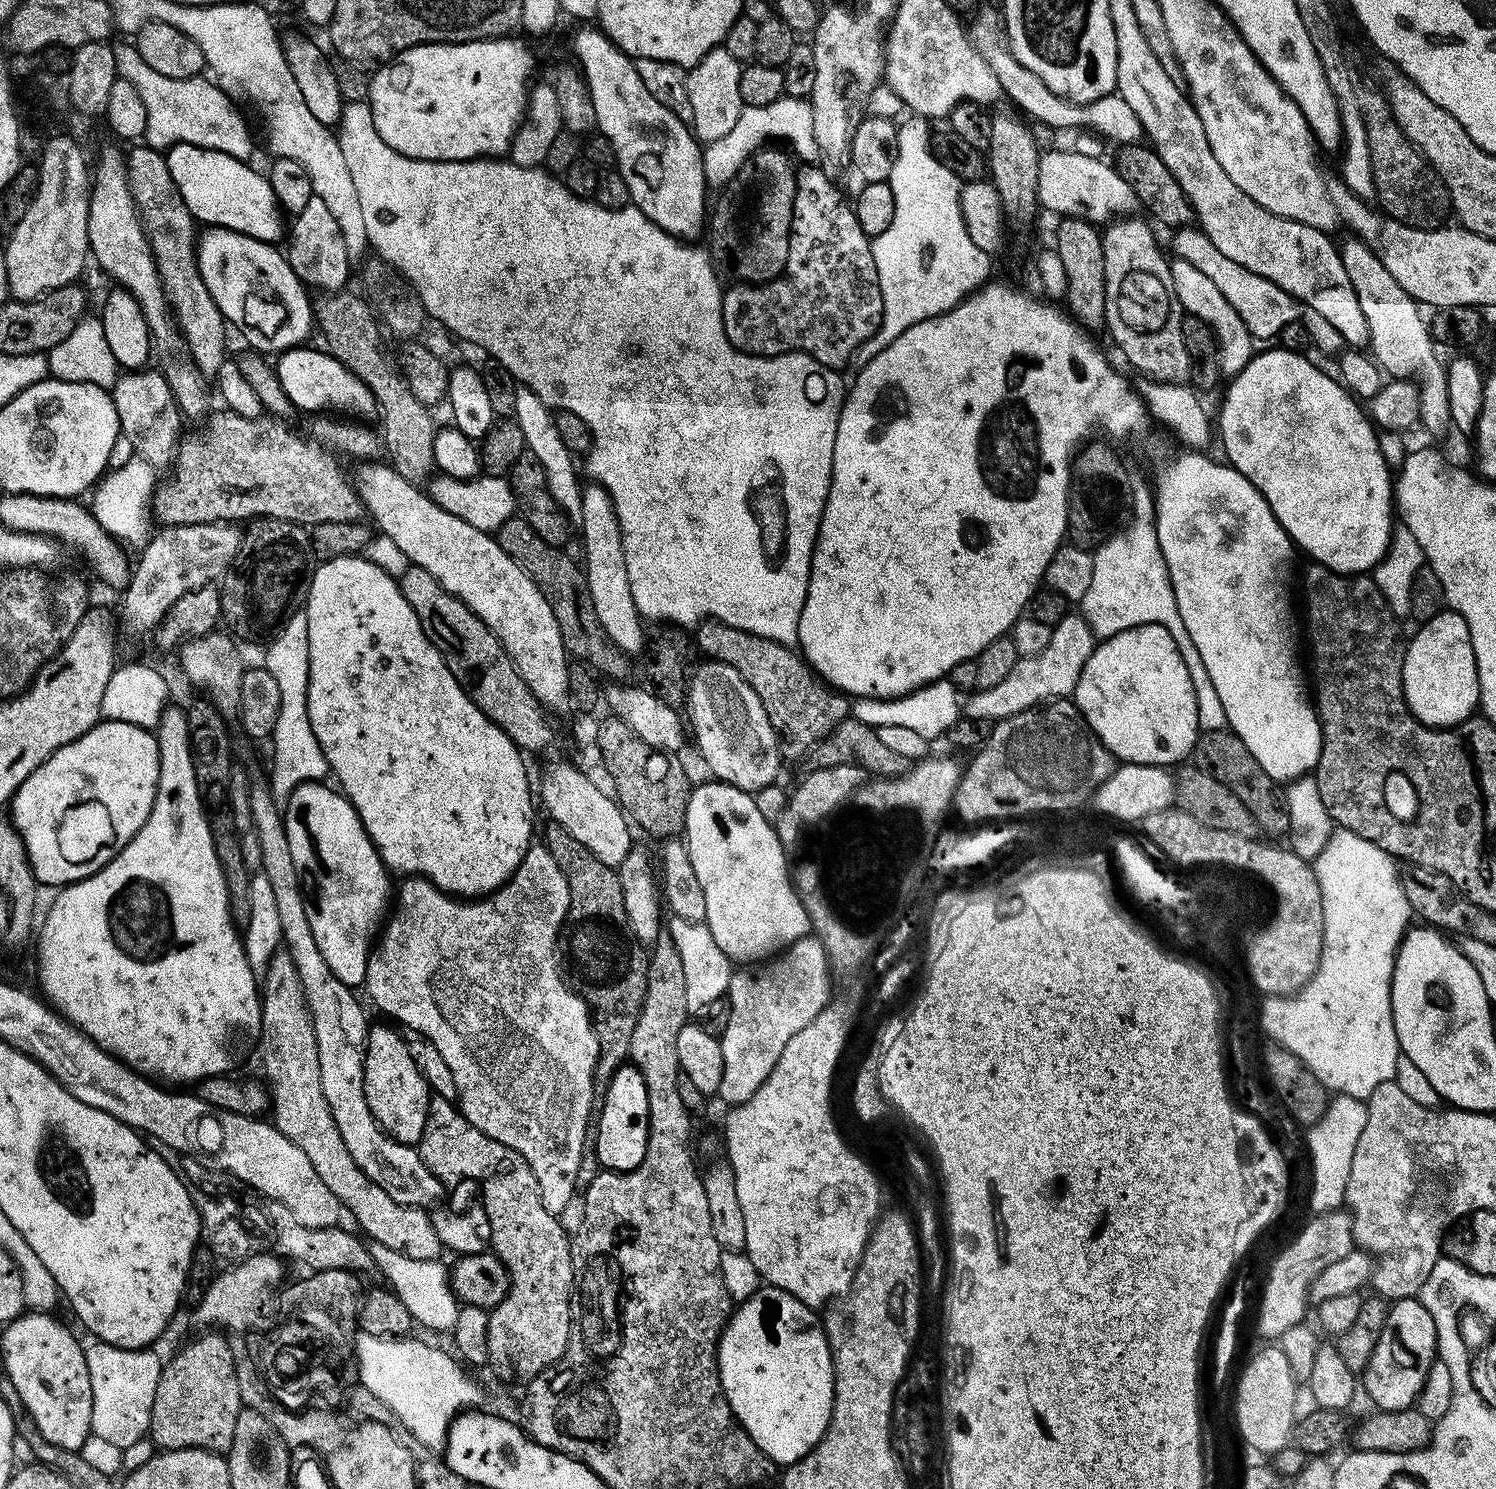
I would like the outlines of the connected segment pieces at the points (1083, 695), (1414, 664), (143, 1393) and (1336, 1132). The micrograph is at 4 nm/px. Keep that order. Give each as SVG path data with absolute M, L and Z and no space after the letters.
M1143 624L1142 626L1134 626L1130 630L1122 630L1118 634L1101 639L1099 643L1097 643L1096 647L1092 649L1090 658L1084 664L1082 674L1078 678L1078 682L1076 683L1076 691L1074 693L1074 703L1076 707L1080 709L1081 714L1084 716L1085 724L1089 724L1092 727L1093 734L1095 734L1095 736L1098 737L1098 739L1101 740L1101 742L1103 742L1105 746L1110 749L1110 751L1112 751L1113 757L1115 757L1115 759L1120 762L1127 762L1130 764L1158 764L1161 766L1173 766L1172 764L1176 763L1176 765L1179 765L1181 762L1184 762L1179 762L1179 760L1186 759L1188 755L1189 759L1189 757L1193 755L1194 749L1198 744L1198 737L1202 731L1200 723L1198 722L1198 702L1196 701L1196 695L1194 694L1194 686L1190 682L1190 670L1186 670L1186 662L1182 662L1182 654L1178 650L1178 646L1174 642L1174 638L1170 634L1170 630L1166 630L1166 626L1158 626L1157 624Z
M1445 610L1417 628L1416 637L1409 639L1404 649L1402 682L1408 709L1426 726L1452 728L1469 719L1480 702L1478 670L1466 618Z
M93 1341L85 1347L87 1370L90 1373L91 1426L93 1437L121 1450L134 1444L148 1432L153 1400L163 1361L153 1349L116 1347L104 1341Z
M1339 1100L1332 1111L1324 1119L1324 1124L1312 1132L1312 1149L1316 1160L1316 1190L1310 1194L1312 1212L1337 1211L1344 1204L1346 1182L1350 1178L1350 1162L1354 1162L1354 1146L1358 1146L1358 1138L1362 1138L1362 1130L1366 1127L1368 1106L1360 1107L1355 1100Z

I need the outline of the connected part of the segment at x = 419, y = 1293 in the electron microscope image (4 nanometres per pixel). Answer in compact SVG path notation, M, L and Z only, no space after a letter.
M368 1244L368 1253L372 1255L372 1263L385 1276L387 1287L410 1310L413 1321L424 1328L433 1328L436 1332L447 1333L456 1321L458 1301L452 1292L450 1272L443 1268L440 1260L415 1260L406 1258L406 1254L398 1254L398 1250L390 1250L390 1246Z

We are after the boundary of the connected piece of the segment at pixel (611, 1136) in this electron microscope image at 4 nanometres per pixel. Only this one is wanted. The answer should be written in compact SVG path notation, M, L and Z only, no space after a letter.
M625 1062L621 1064L620 1068L612 1075L608 1087L603 1089L602 1096L604 1096L604 1101L599 1101L598 1104L598 1114L600 1110L600 1117L595 1117L594 1120L594 1140L596 1136L596 1141L594 1141L594 1147L596 1149L596 1162L601 1169L610 1172L629 1172L634 1170L642 1162L642 1158L646 1158L646 1146L648 1145L648 1099L646 1098L646 1082L642 1082L642 1074L640 1071L632 1065L631 1062Z

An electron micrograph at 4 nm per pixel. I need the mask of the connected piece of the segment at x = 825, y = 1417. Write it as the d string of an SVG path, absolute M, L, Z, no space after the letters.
M771 1286L761 1287L749 1298L743 1301L733 1311L728 1318L728 1324L724 1328L723 1334L720 1335L720 1343L716 1346L716 1361L720 1367L720 1381L722 1382L722 1390L726 1394L726 1398L730 1402L730 1406L734 1410L734 1414L738 1418L738 1422L750 1434L750 1438L754 1438L754 1442L768 1457L773 1465L787 1466L798 1462L806 1454L810 1454L810 1450L814 1450L814 1446L824 1437L824 1431L828 1428L828 1423L832 1417L832 1403L834 1402L834 1382L836 1375L832 1369L832 1352L828 1348L828 1339L824 1337L824 1330L821 1321L818 1319L817 1313L811 1308L807 1308L802 1302L798 1302L798 1298L794 1298L794 1294L786 1294L782 1290Z

